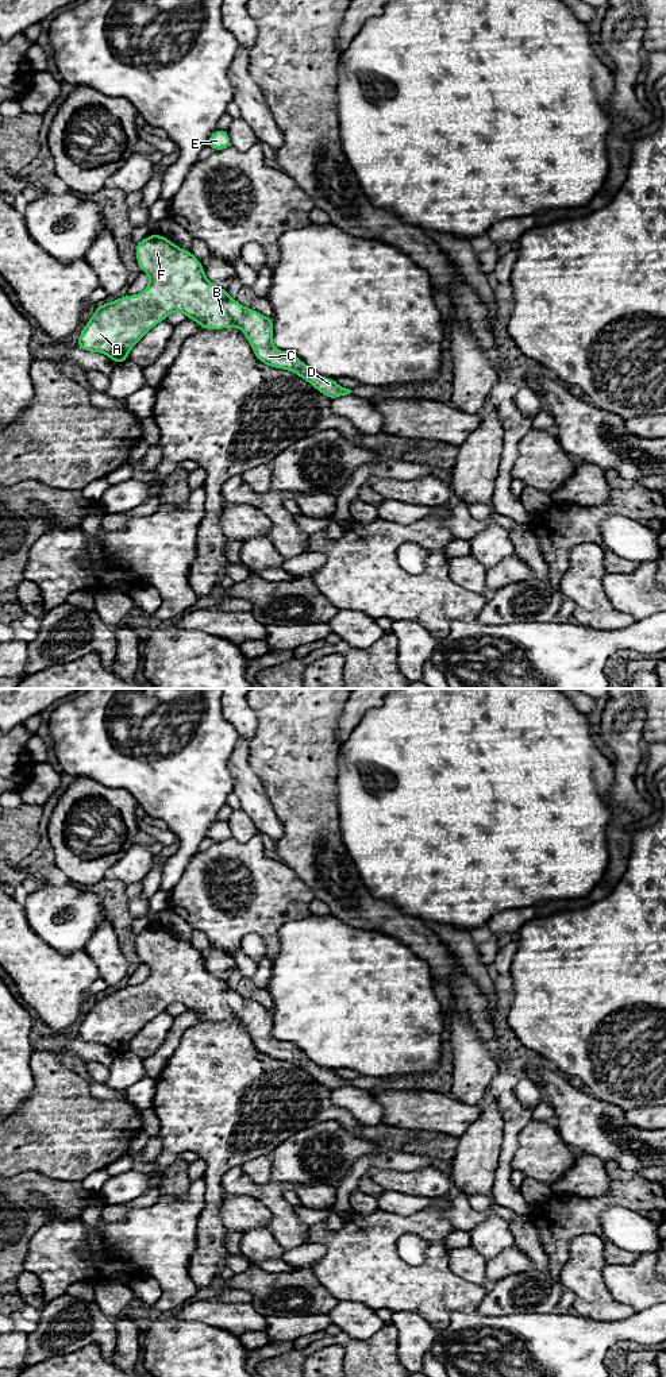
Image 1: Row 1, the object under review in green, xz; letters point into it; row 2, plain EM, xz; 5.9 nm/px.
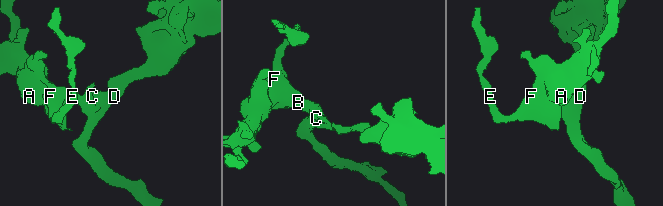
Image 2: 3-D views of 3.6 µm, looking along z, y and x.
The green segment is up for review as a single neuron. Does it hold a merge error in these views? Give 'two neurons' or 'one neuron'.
one neuron

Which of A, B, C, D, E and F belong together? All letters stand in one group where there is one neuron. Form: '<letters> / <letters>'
A B C D E F

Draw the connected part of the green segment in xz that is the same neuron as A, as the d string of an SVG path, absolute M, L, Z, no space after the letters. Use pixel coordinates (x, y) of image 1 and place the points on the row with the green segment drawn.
M153 234L135 246L139 270L150 277L149 286L139 294L124 296L111 302L97 305L91 320L84 325L77 347L89 352L101 352L116 364L124 363L131 348L158 323L166 320L172 312L182 312L197 321L201 329L223 329L238 327L247 338L257 359L270 367L293 371L330 400L347 396L350 389L339 386L334 378L324 378L313 373L294 354L277 350L273 343L274 320L259 312L242 306L231 298L226 289L209 282L200 261L189 251L177 247L169 239Z

